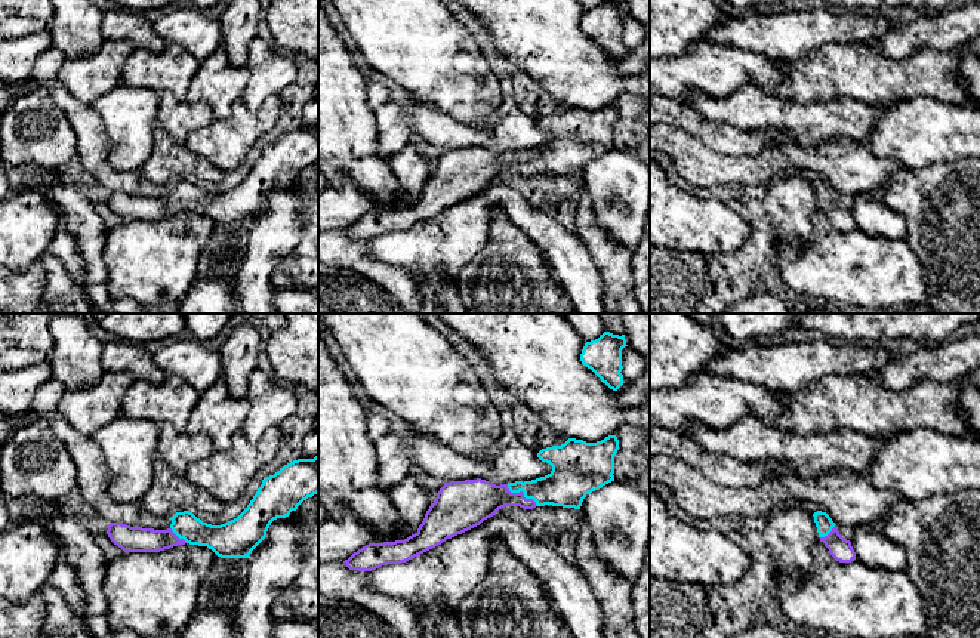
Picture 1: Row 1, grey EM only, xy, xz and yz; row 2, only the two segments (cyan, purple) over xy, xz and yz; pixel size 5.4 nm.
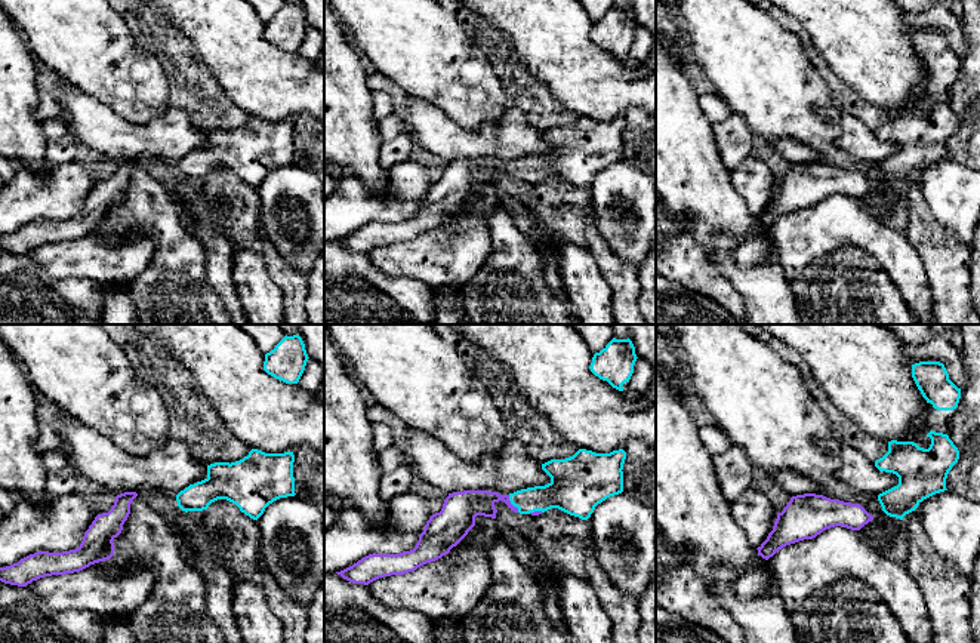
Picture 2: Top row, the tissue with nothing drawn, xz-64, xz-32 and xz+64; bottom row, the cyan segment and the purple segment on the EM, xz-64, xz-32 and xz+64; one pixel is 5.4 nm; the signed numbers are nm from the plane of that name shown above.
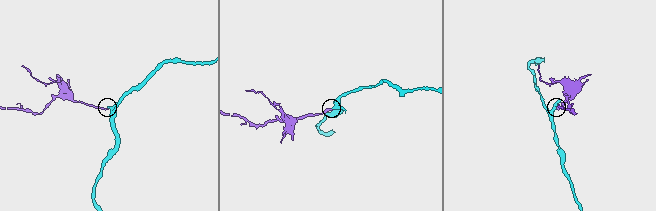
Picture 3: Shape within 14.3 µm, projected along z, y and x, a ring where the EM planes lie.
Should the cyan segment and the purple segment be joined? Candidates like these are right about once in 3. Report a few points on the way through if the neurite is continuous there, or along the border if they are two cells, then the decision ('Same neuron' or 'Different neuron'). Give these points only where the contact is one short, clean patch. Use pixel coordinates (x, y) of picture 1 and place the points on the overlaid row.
Path across: xz (566, 486), (549, 490), (521, 490), (477, 499). Same neuron

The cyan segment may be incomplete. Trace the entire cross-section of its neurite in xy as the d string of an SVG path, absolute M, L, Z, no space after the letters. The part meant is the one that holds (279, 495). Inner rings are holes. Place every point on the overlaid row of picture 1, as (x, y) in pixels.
M318 454L284 465L262 480L247 508L234 520L212 525L192 512L176 512L167 530L111 523L107 534L124 552L160 552L178 545L207 546L221 558L246 558L266 537L271 523L318 493Z

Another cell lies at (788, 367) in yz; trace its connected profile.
M816 339L804 343L764 345L748 343L740 349L727 348L705 366L705 372L761 385L774 392L795 392L813 382L830 375L860 375L884 369L894 355L882 343L830 343L828 339Z

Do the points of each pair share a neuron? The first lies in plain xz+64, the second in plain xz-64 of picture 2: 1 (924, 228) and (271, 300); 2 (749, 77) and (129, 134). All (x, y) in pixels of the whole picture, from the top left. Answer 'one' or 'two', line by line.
1: two
2: two

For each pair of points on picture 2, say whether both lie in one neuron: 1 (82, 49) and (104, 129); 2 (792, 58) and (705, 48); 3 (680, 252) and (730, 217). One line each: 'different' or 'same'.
1: different
2: same
3: different

